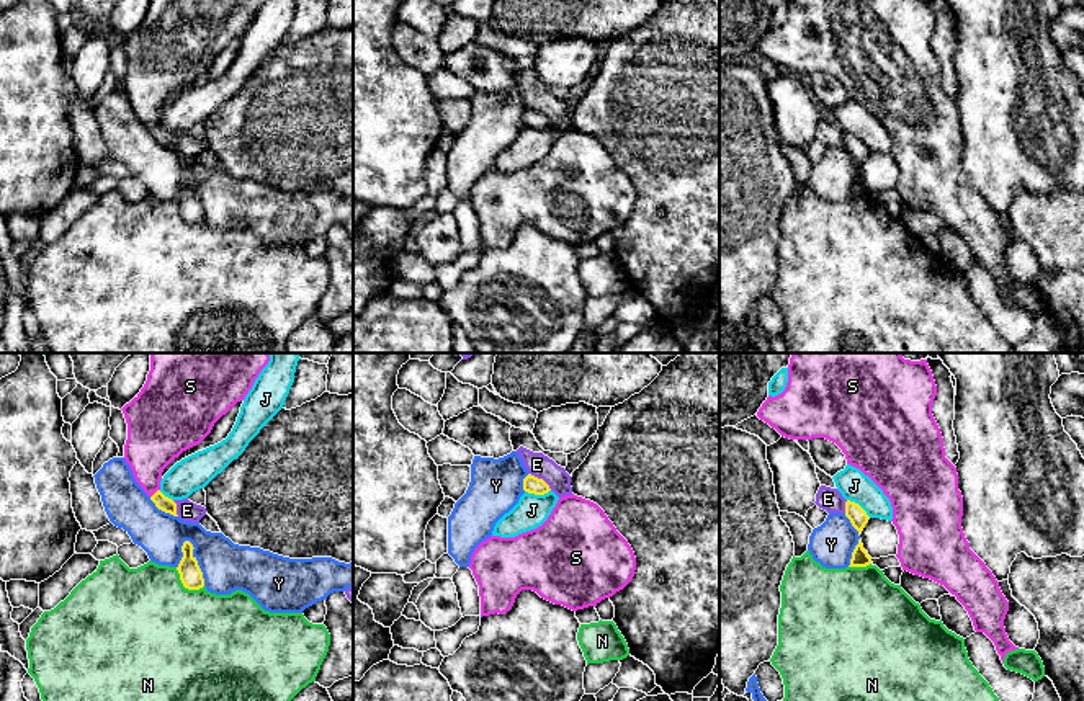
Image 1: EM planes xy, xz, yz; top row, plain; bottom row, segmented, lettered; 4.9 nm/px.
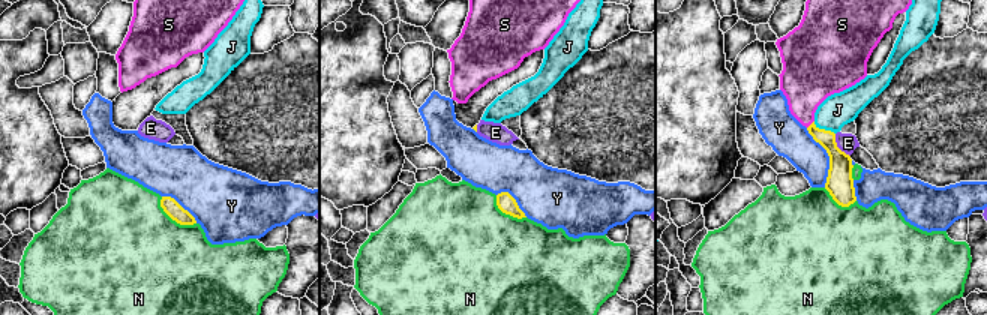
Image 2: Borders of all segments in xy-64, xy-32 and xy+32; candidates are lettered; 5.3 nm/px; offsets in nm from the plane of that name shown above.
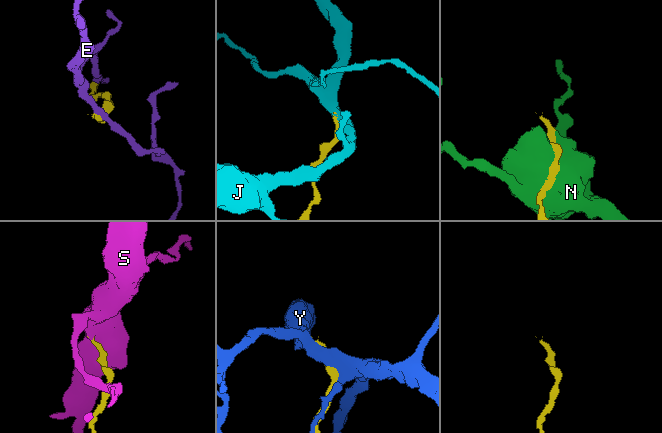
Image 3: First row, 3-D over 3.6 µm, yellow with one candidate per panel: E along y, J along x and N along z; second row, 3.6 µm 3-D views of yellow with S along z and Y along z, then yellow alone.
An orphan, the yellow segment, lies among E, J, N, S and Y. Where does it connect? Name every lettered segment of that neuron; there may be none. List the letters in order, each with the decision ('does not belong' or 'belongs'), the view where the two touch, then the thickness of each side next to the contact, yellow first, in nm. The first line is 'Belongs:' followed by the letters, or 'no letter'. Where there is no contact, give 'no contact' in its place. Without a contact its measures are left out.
Belongs: S
E: does not belong | xz | 90/120 nm
J: does not belong | xz | 90/160 nm
N: does not belong | xy | 110/500 nm
S: belongs | xy | 70/260 nm
Y: does not belong | xy | 110/240 nm

